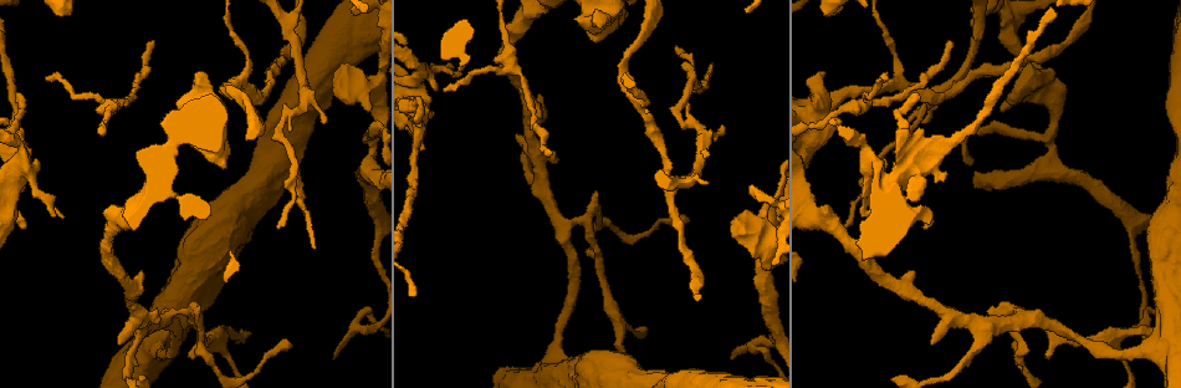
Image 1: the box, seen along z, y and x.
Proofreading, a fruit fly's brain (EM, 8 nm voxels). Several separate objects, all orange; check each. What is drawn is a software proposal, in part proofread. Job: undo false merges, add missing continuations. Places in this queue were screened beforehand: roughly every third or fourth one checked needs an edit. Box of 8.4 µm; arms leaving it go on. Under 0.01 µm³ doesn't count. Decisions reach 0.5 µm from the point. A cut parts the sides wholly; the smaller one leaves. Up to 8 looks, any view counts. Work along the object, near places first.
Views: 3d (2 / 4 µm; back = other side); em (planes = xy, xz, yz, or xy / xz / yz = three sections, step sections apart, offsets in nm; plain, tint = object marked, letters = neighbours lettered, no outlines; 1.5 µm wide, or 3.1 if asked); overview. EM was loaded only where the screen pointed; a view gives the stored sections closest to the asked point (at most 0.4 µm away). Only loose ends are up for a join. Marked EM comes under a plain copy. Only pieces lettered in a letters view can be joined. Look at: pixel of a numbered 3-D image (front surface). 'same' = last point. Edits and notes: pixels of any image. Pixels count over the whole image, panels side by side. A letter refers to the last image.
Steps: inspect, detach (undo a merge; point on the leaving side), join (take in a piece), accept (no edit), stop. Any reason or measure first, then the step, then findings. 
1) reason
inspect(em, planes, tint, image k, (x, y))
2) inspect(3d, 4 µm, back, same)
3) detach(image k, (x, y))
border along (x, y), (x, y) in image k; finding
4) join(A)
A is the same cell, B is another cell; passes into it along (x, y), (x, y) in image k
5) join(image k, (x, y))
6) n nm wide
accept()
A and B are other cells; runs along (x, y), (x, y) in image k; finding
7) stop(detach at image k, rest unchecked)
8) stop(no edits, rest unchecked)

long arm stops here
inspect(em, xz, step 8, letters, image 1, (152, 40))

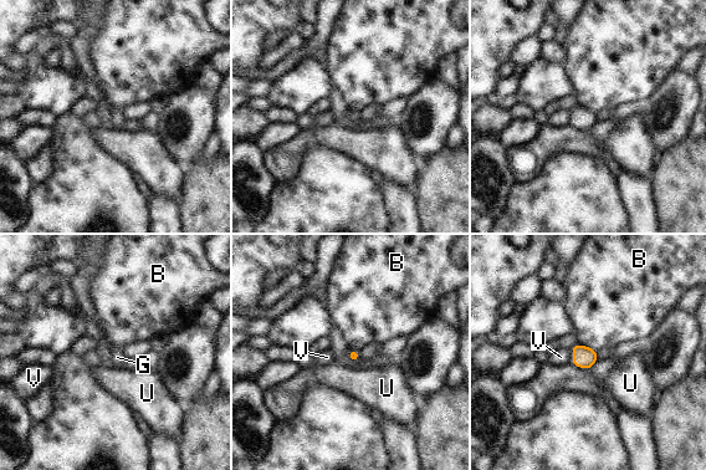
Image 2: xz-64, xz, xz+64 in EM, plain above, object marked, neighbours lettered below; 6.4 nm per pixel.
inspect(em, planes, letters, same)

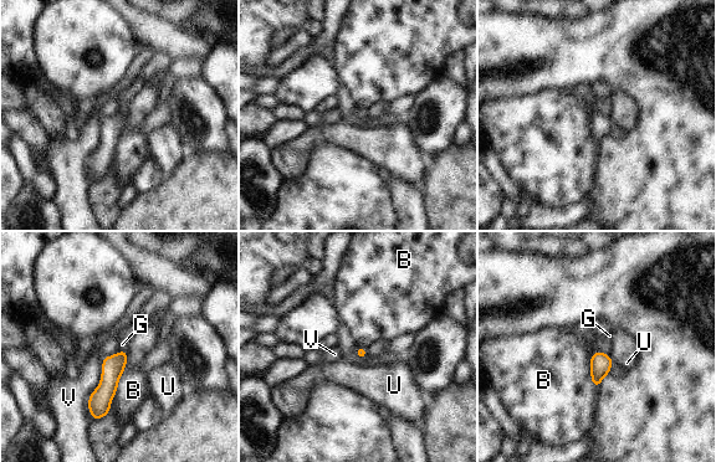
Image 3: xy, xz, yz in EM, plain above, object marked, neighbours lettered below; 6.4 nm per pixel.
V touches over 360 nm
join(image 3, (122, 344))
G is the same cell, B, U and V are other cells; passes into it along (113, 366), (122, 350), (122, 344) in image 3; the neuron continues

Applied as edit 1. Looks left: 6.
inspect(overview)

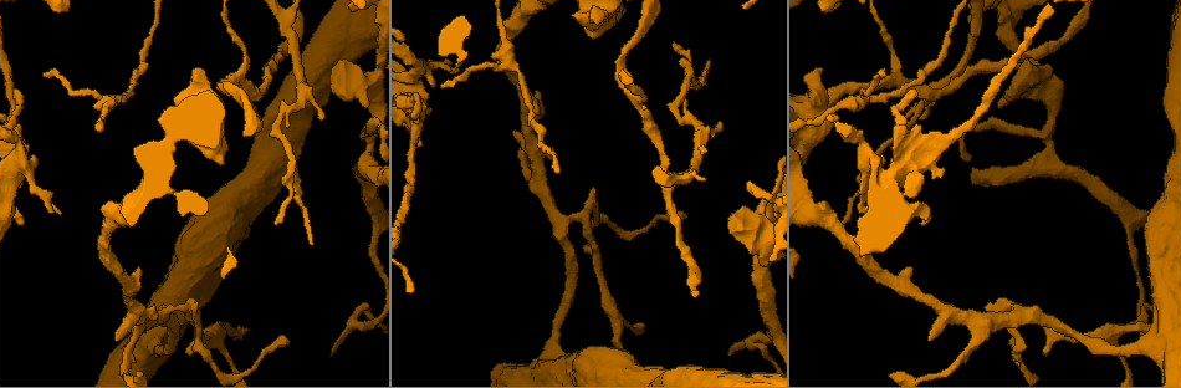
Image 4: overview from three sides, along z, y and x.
thick end
inspect(em, xz, step 8, tint, image 4, (419, 146))

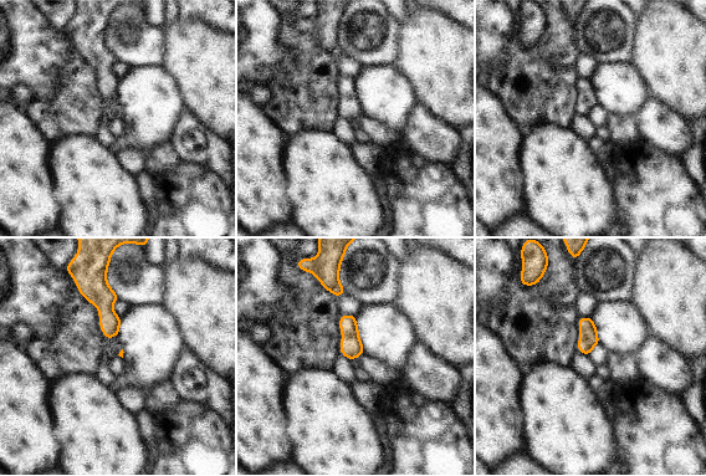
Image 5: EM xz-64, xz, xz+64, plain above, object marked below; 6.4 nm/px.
see the neighbours
inspect(em, xz, step 8, letters, same)

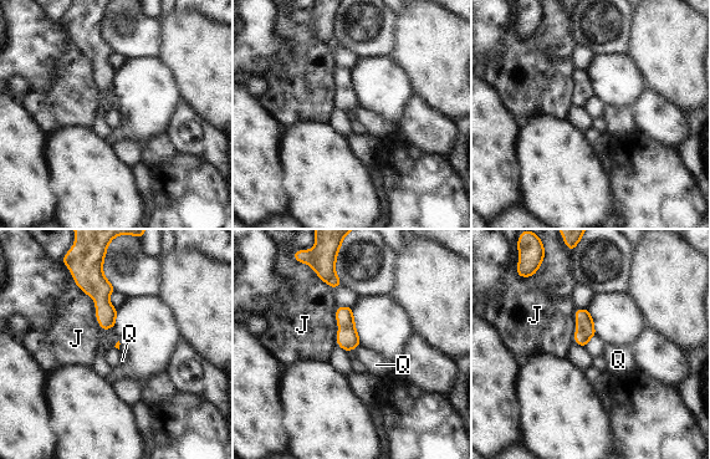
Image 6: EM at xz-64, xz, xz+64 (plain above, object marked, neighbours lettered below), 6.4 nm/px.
J touches over 360 nm
join(image 6, (376, 365))
Q is the same cell, J is another cell; passes into it along (347, 337), (354, 347), (376, 365) in image 6; it goes on there

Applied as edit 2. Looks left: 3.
stop(join at image 3, join at image 6, rest unchecked)

